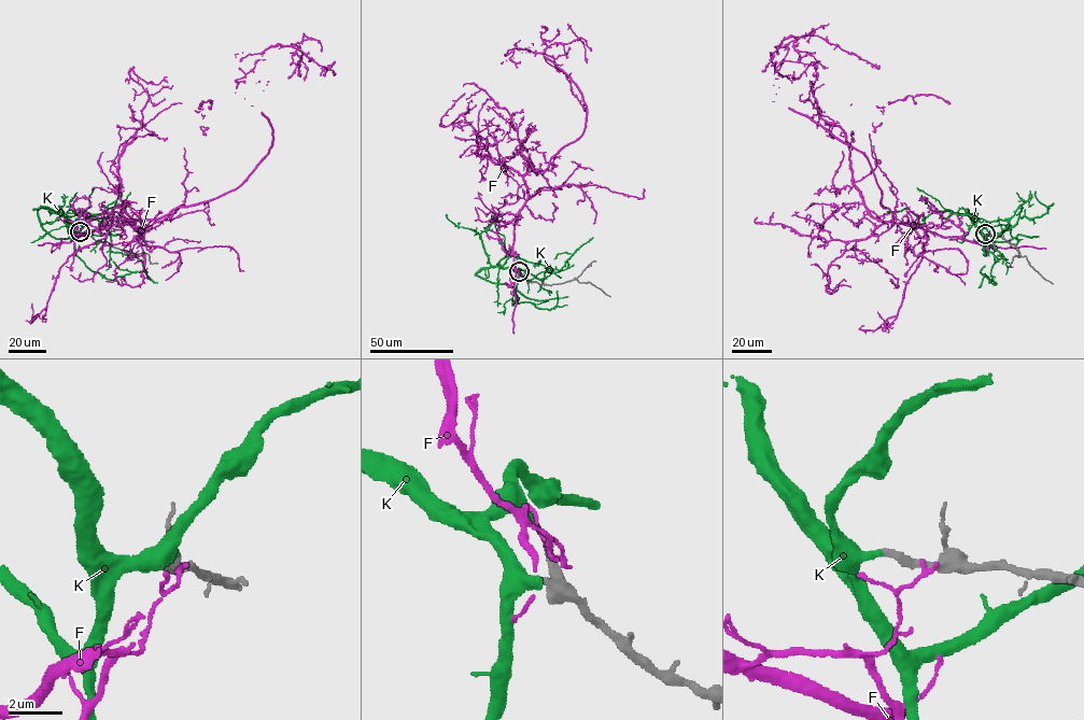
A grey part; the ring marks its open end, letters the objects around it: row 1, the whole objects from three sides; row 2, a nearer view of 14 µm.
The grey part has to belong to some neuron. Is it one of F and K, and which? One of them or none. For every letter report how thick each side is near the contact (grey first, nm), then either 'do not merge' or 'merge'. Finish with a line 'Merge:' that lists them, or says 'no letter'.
F: 280/160 nm | do not merge
K: 280/280 nm | merge
Merge: K

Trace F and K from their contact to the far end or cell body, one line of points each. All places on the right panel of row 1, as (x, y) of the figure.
F: (988, 235), (885, 222), (866, 157), (788, 108), (771, 66), (782, 41), (813, 34), (880, 66)
K: (985, 234), (966, 211), (990, 242), (1005, 241), (1019, 235), (1039, 236)

